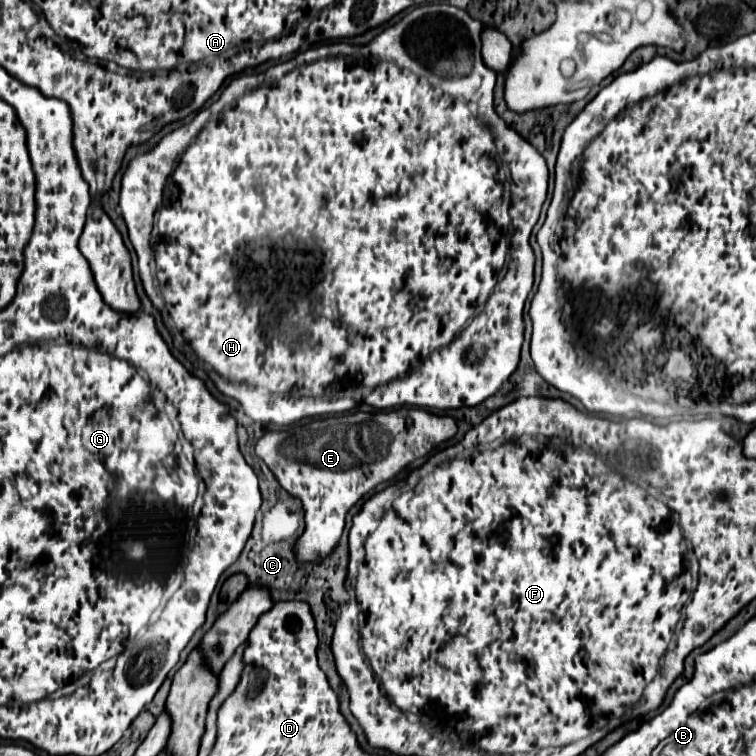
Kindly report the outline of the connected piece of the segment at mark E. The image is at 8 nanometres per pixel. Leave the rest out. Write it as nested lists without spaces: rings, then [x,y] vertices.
[[[400,409],[390,413],[350,413],[344,417],[318,419],[308,425],[296,425],[288,431],[268,431],[256,443],[256,455],[270,467],[280,487],[286,493],[300,499],[304,507],[304,533],[292,545],[292,551],[300,563],[322,563],[338,545],[348,511],[368,493],[374,491],[382,481],[390,481],[414,459],[426,457],[436,445],[452,439],[458,425],[452,417],[434,415],[422,409]]]

